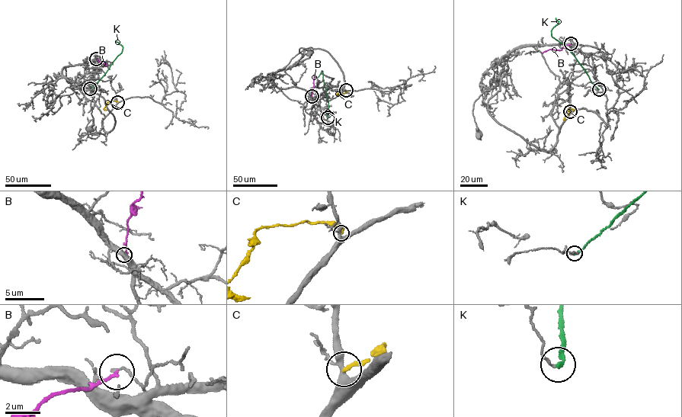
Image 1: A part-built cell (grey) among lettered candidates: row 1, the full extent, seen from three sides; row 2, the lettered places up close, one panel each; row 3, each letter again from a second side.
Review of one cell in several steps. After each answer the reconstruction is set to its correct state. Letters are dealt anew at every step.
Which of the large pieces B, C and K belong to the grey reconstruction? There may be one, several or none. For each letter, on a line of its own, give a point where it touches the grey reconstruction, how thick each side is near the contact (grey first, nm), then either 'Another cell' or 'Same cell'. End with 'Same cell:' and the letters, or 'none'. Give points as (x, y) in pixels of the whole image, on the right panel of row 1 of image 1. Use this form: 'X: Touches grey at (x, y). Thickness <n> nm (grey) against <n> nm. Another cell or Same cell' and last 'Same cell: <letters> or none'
B: Touches grey at (571, 43). Thickness 150 nm (grey) against 160 nm. Another cell
C: Touches grey at (570, 111). Thickness 320 nm (grey) against 220 nm. Another cell
K: Touches grey at (599, 89). Thickness 130 nm (grey) against 240 nm. Another cell
Same cell: none

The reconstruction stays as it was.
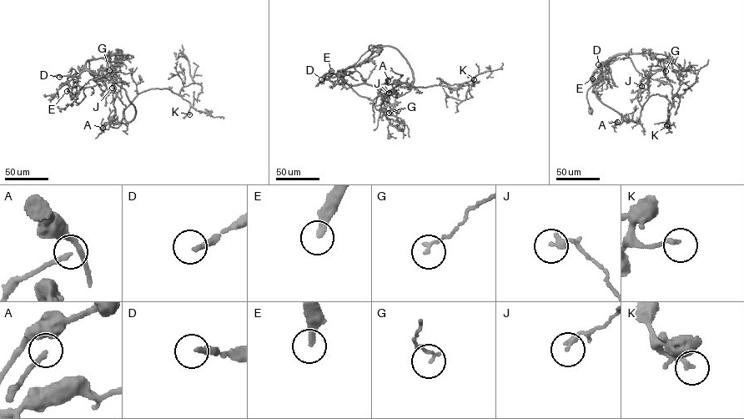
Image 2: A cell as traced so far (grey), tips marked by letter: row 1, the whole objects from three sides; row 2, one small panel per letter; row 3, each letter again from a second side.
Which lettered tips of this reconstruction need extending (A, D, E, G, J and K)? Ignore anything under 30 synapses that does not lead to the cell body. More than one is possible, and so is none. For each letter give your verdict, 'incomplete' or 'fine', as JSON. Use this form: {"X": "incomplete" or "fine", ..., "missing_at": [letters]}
{"A": "fine", "D": "incomplete", "E": "incomplete", "G": "fine", "J": "fine", "K": "fine", "missing_at": ["D", "E"]}

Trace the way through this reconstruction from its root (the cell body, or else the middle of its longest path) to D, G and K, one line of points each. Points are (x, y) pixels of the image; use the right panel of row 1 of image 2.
D: (590, 111), (587, 91), (600, 79), (605, 68), (605, 62), (607, 63), (605, 67), (598, 64)
G: (590, 111), (587, 89), (600, 79), (605, 62), (614, 56), (650, 54), (662, 60), (666, 71)
K: (590, 111), (587, 91), (606, 70), (599, 100), (635, 121), (659, 94), (672, 105), (666, 125)

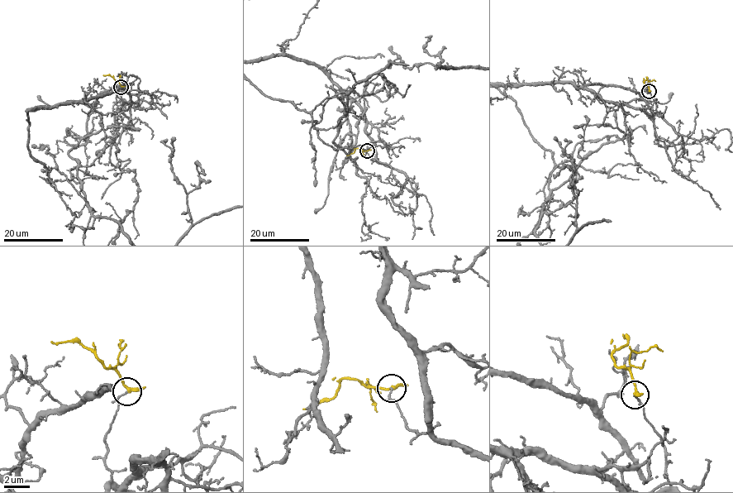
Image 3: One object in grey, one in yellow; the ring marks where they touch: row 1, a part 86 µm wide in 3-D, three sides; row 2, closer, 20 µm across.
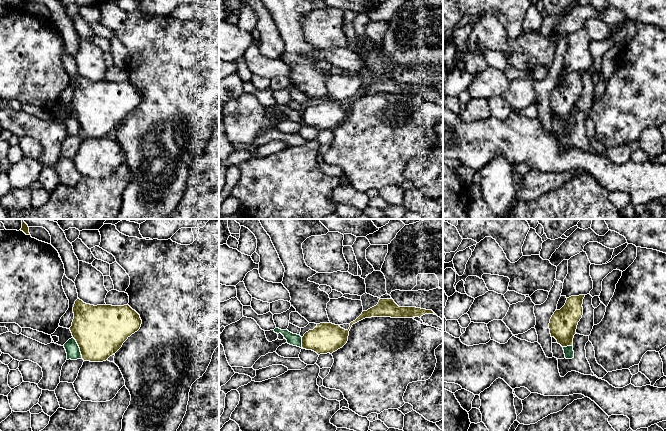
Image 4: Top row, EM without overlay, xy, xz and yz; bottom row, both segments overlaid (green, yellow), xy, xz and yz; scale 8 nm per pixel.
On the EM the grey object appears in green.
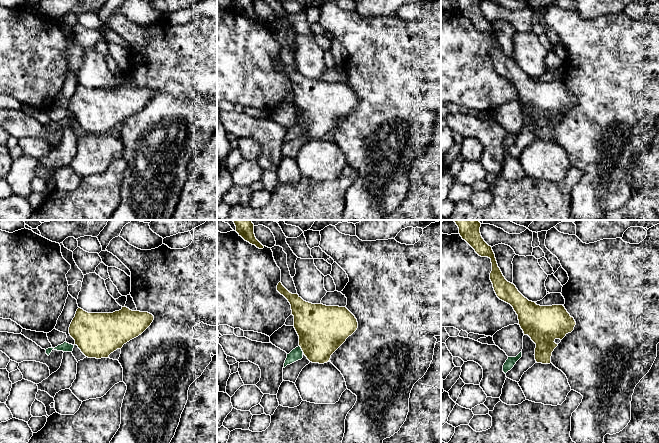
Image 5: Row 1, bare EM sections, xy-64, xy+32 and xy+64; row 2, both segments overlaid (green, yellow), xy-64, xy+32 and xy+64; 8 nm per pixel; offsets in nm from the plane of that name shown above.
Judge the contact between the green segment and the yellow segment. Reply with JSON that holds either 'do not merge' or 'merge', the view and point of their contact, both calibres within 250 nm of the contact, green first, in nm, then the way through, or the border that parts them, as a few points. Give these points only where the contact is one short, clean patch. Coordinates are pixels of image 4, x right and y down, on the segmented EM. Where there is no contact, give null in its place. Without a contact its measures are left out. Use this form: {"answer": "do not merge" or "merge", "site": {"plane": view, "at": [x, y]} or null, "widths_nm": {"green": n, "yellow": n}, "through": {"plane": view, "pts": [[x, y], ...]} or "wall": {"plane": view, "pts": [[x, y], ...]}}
{"answer": "do not merge", "site": {"plane": "xy", "at": [78, 347]}, "widths_nm": {"green": 110, "yellow": 420}, "wall": {"plane": "xy", "pts": [[72, 337], [82, 357]]}}

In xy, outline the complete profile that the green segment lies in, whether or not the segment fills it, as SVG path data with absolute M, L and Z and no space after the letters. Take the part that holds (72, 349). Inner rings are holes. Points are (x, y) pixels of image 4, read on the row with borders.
M73 337L64 344L64 348L67 353L67 360L77 360L82 358L80 348Z

